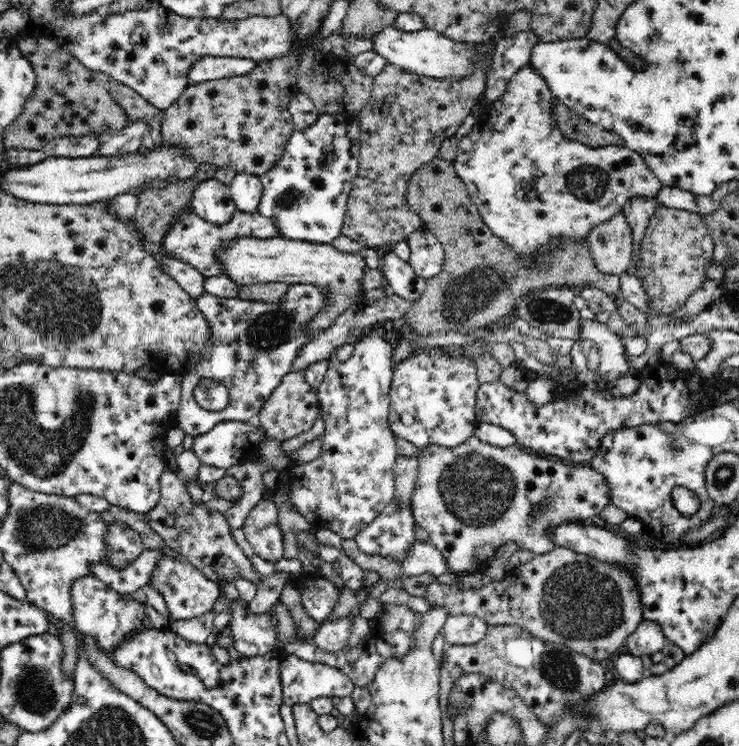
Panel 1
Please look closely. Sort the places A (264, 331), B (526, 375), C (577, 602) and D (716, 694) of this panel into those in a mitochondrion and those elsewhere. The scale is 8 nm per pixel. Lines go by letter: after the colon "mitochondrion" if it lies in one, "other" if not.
A: mitochondrion
B: other
C: mitochondrion
D: other

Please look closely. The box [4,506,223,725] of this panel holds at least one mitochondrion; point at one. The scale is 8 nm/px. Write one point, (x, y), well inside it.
(34, 690)

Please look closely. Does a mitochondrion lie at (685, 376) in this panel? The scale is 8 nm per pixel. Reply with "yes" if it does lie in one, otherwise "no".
no

